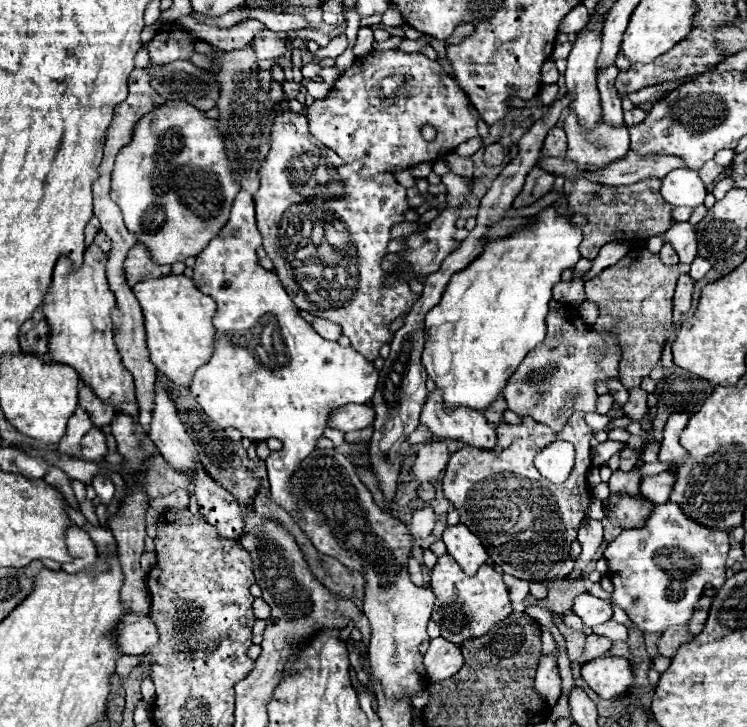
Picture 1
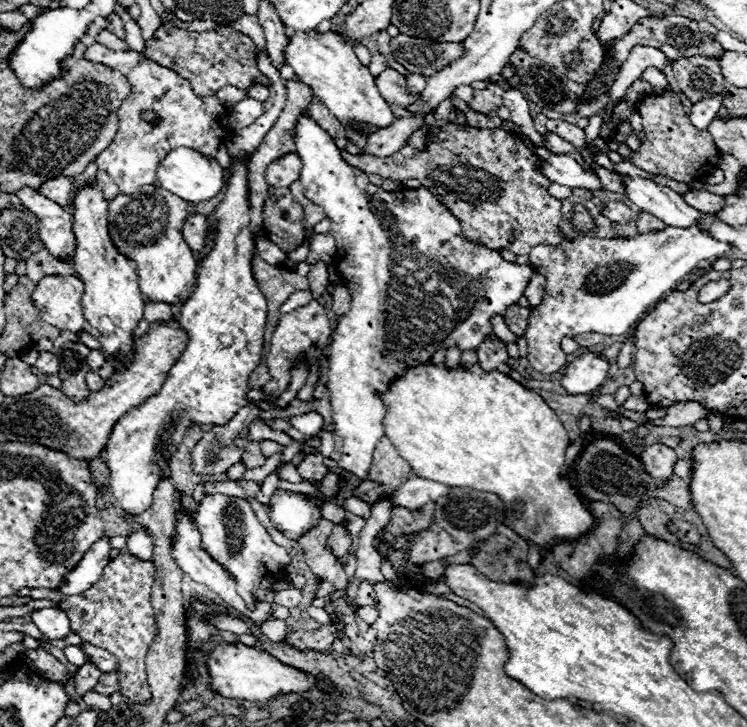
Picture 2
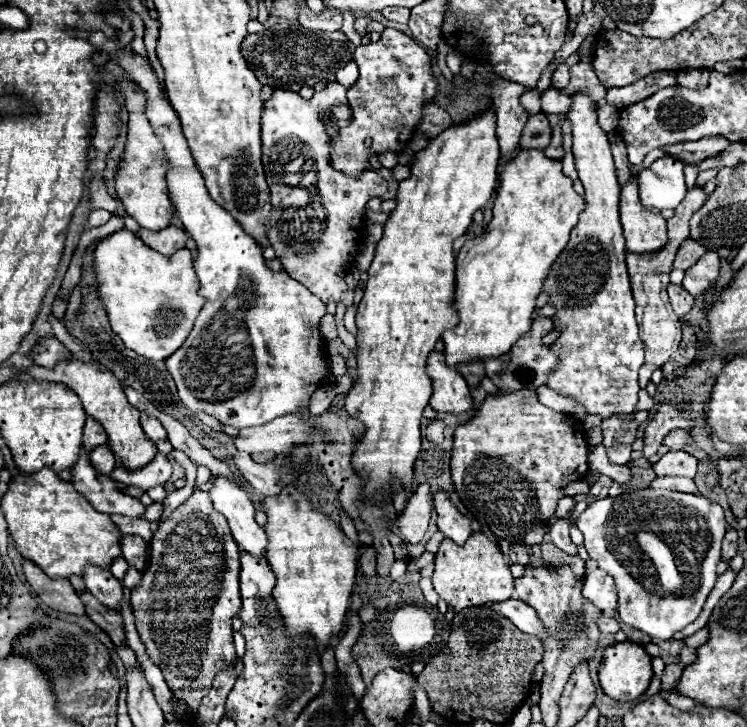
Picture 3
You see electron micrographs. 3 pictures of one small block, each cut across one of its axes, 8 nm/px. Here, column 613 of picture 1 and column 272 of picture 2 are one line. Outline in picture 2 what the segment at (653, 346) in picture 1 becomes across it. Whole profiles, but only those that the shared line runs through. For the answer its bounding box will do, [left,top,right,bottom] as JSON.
[252,256,308,348]

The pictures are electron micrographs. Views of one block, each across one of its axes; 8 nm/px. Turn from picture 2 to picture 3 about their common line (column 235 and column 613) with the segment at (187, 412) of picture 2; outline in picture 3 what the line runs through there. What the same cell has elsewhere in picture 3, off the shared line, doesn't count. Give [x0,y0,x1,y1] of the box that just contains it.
[542,94,644,420]

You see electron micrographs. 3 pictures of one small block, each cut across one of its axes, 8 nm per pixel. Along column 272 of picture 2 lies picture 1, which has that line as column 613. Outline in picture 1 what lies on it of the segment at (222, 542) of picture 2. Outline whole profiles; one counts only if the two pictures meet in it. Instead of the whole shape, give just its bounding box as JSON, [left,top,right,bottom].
[604,502,728,632]

